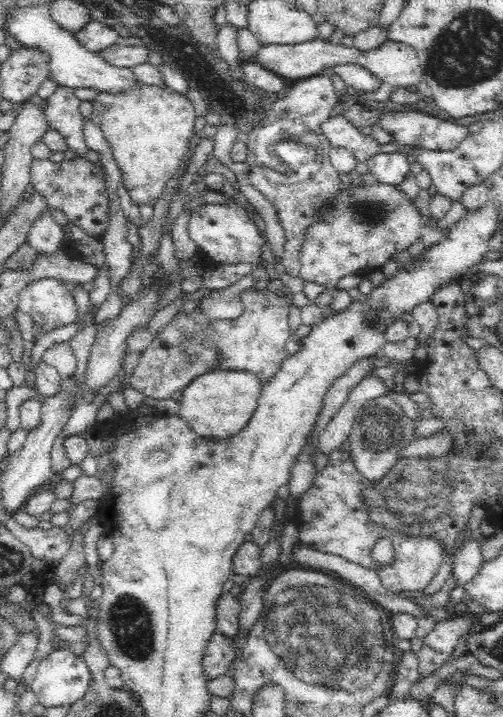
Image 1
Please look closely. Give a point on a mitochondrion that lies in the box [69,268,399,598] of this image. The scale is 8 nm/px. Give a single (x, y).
(193, 344)

